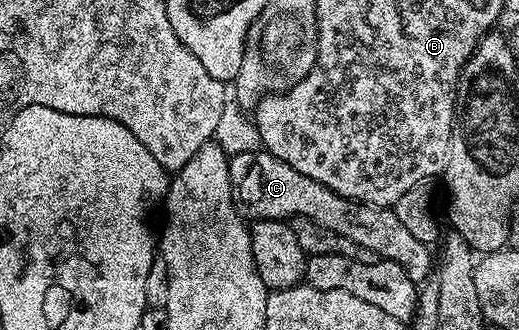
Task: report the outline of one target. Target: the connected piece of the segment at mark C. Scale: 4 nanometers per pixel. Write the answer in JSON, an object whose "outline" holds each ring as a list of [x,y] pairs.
{"outline":[[[263,148],[232,155],[228,170],[236,211],[245,222],[288,221],[293,217],[305,217],[318,223],[318,227],[326,227],[326,231],[334,231],[374,251],[374,255],[378,255],[382,261],[398,263],[398,267],[402,267],[412,281],[424,283],[429,280],[428,272],[434,269],[433,250],[426,243],[418,243],[418,239],[414,239],[414,235],[410,235],[410,231],[398,223],[395,208],[346,199],[330,191],[330,187],[318,183],[318,179],[310,179],[310,175],[294,171],[290,163],[282,163],[282,159]]]}

